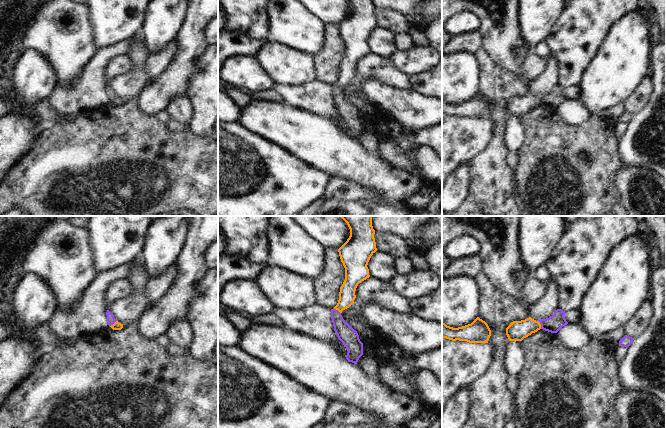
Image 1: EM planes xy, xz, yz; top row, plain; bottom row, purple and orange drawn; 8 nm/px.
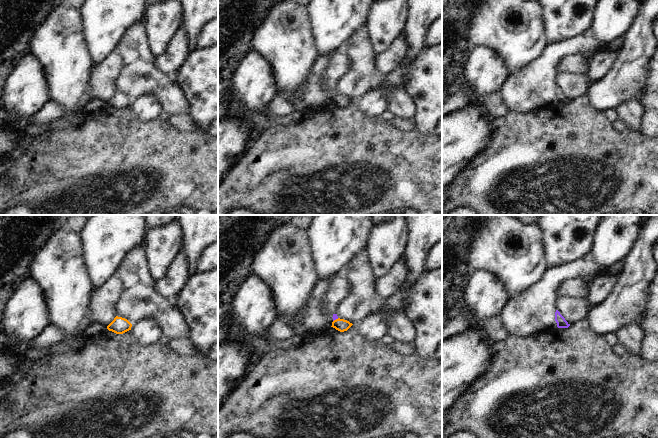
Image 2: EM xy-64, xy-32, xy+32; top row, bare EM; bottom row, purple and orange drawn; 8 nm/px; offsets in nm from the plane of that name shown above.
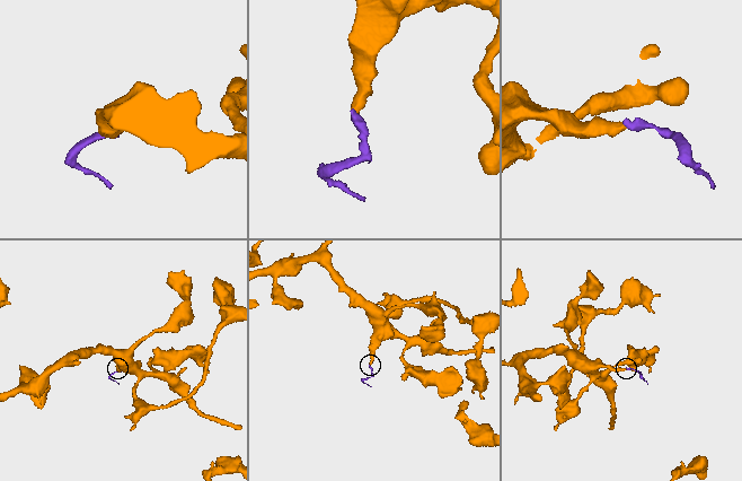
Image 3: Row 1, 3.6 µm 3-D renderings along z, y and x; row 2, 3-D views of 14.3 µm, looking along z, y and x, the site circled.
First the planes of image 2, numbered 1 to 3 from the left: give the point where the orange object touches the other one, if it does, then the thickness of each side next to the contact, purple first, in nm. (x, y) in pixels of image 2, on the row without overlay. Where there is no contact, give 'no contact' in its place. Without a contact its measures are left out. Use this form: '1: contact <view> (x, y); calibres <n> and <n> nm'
1: no contact
2: contact xy-32 (335, 95); calibres 40 and 100 nm
3: no contact

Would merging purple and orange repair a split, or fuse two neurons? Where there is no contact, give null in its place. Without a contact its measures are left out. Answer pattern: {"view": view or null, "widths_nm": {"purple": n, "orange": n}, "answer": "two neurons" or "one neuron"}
{"view": "yz", "widths_nm": {"purple": 140, "orange": 160}, "answer": "two neurons"}

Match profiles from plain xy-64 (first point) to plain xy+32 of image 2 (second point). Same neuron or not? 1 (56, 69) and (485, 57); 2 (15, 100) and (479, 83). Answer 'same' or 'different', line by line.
1: different
2: same

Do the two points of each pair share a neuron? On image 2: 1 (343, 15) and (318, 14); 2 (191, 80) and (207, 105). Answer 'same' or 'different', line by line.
1: same
2: same

